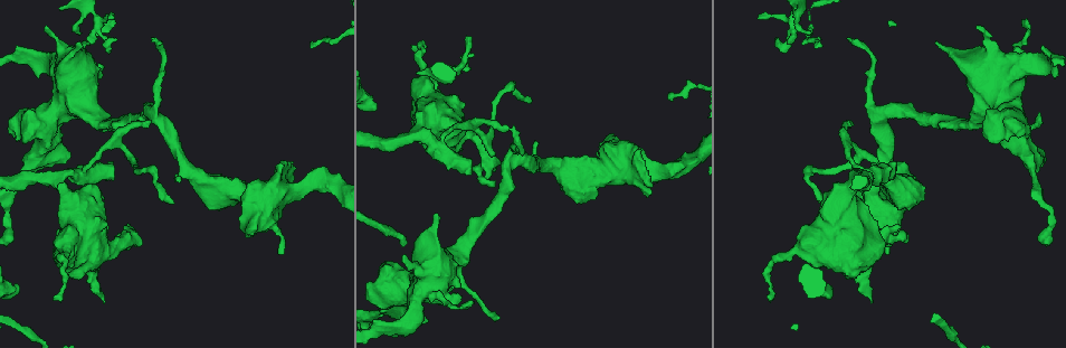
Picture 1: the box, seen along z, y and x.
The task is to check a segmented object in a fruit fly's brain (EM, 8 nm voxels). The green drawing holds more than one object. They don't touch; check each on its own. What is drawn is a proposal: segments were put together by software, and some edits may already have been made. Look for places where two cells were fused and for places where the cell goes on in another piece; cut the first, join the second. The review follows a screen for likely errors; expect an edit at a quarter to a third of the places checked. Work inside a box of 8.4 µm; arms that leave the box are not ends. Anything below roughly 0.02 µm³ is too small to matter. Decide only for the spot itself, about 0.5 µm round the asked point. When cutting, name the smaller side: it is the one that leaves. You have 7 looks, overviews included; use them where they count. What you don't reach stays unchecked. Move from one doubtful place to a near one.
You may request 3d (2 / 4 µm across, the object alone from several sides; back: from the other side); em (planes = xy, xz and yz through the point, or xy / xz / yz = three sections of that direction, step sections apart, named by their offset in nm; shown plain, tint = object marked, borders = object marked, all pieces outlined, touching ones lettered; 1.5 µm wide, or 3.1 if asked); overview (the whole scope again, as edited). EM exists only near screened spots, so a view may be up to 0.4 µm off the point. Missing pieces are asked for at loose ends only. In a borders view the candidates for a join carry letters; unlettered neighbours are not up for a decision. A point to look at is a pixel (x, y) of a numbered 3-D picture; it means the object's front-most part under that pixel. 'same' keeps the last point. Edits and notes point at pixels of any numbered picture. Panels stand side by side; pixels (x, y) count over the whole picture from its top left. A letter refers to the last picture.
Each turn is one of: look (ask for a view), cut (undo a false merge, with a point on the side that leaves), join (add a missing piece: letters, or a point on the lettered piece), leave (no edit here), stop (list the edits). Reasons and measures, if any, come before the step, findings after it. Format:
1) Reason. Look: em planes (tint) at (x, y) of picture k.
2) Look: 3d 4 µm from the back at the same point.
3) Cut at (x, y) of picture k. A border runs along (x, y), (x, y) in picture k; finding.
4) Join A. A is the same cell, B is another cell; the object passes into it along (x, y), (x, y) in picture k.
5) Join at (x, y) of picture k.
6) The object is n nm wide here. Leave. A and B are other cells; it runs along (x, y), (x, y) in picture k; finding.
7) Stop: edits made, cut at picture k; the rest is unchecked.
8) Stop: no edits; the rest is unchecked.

Free end. Look: 3d 2 µm at (850, 38) of picture 1.

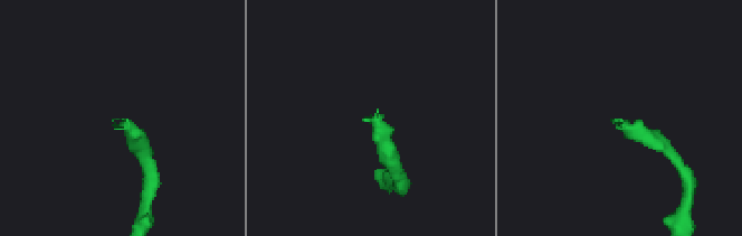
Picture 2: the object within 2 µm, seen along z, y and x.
Now the EM. Look: em planes (borders) at (364, 117) of picture 2.

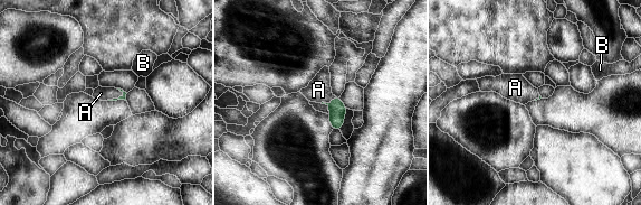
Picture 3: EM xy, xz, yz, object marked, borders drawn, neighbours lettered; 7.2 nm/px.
Join A. A is the same cell, B is another cell; the object passes into it along (337, 109), (327, 103), (318, 90) in picture 3; the cell continues.

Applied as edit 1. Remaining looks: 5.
Thin end. Look: 3d 2 µm at (468, 37) of picture 1.

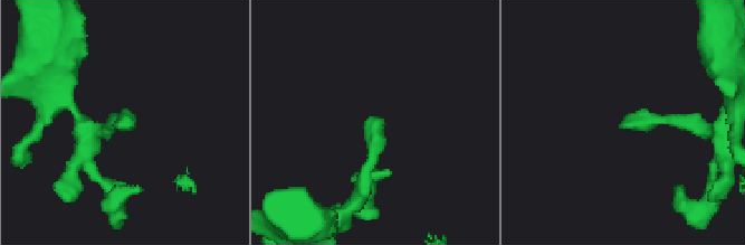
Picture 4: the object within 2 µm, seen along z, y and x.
Look: em xy step 4 (tint) at (371, 117) of picture 4.

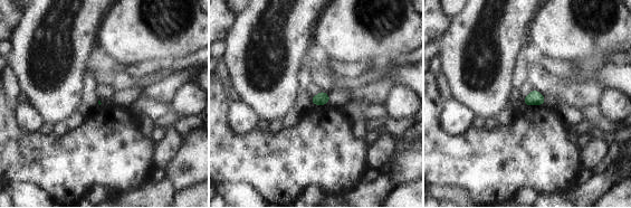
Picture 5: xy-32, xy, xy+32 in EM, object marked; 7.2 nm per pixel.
Another direction. Look: em planes (borders) at the same point.

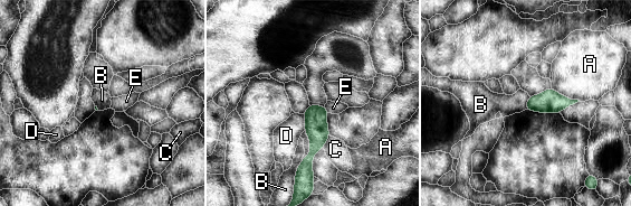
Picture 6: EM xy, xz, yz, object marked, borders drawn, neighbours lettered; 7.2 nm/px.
Leave. A, B, C, D and E are other cells; no lettered piece goes on from it.

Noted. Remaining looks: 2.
Look: overview.

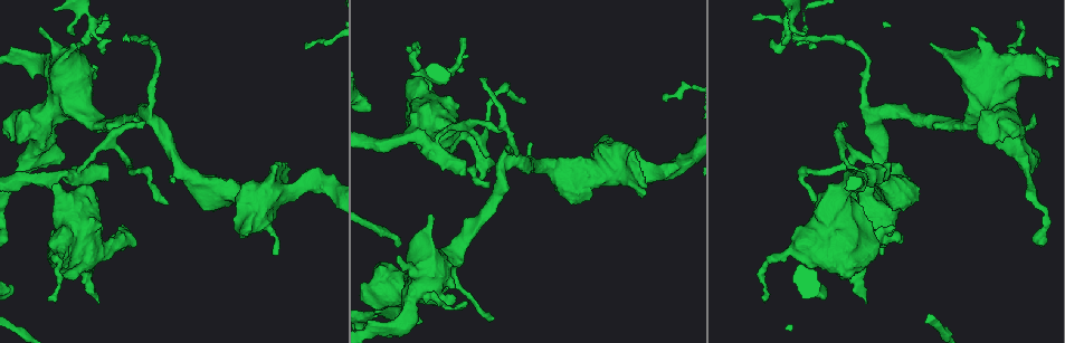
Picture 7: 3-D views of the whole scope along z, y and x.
Tapers out. Look: em planes (borders) at (492, 315) of picture 7.

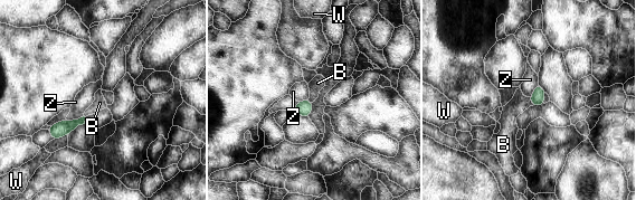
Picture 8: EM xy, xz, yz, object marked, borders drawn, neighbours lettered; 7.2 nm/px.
The longest contact is with Z, 130 nm. Leave. B, W and Z are other cells; none of them fits.

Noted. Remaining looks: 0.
Stop: edits made, join at picture 3; the rest is unchecked.

